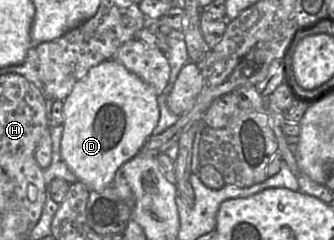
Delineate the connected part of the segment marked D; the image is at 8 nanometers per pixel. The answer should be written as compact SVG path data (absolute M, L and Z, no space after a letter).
M116 58L94 65L85 77L75 83L71 93L64 99L61 155L77 180L85 184L90 191L102 191L111 186L118 169L140 152L159 122L158 96L152 85Z

